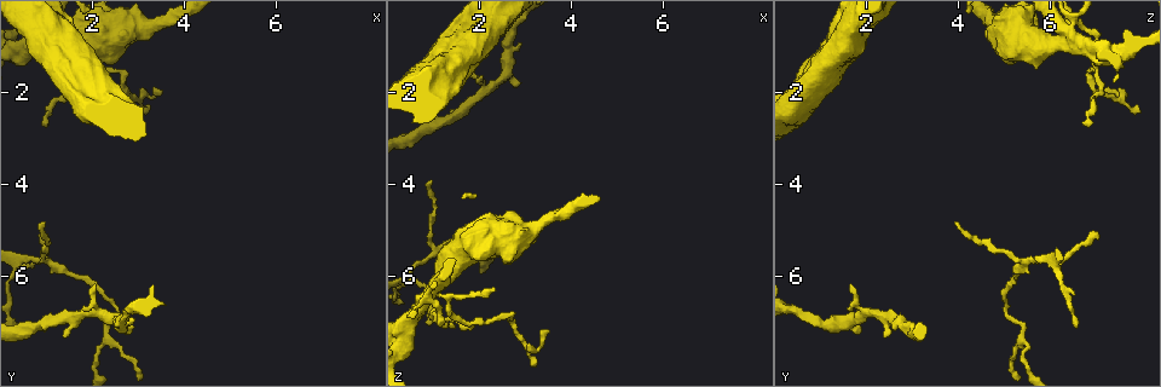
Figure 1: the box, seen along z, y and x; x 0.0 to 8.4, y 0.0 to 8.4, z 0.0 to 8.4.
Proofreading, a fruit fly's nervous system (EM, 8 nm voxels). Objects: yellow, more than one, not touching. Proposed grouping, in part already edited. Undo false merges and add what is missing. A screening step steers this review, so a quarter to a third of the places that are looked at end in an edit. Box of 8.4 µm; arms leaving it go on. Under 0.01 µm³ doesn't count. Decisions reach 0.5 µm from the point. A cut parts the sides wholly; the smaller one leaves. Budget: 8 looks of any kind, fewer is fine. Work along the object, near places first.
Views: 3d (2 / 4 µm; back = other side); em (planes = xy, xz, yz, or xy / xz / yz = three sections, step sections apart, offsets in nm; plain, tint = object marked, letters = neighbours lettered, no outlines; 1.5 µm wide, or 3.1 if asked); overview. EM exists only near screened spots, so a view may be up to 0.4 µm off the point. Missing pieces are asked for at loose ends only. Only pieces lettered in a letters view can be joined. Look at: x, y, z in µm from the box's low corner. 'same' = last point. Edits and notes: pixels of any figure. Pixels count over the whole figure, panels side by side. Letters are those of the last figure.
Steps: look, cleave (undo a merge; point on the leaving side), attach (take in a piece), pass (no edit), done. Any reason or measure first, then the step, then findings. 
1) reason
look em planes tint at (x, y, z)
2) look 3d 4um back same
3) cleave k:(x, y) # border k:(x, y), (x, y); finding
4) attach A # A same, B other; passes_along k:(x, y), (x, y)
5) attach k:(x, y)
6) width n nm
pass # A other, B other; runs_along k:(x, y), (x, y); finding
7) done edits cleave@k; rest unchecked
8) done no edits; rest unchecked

thin end
look 3d 2um at (1.00, 4.80, 3.95)

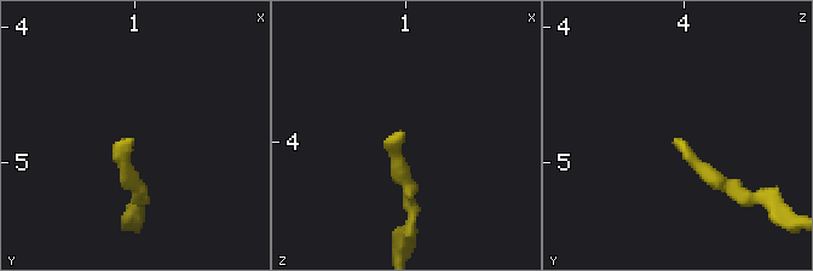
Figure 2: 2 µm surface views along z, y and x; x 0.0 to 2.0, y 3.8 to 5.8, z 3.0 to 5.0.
need the tissue
look em planes letters at (0.98, 4.82, 3.90)

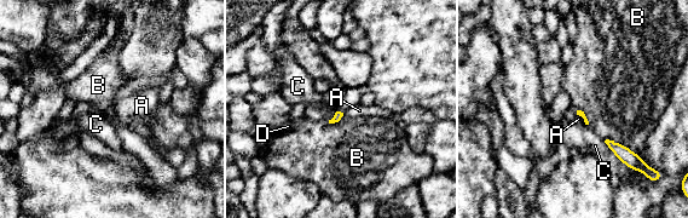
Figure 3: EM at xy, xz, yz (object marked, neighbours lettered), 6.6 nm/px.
longest_contact C 280 nm
pass # A other, B other, C other, D other; none of them fits

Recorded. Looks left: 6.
look 3d 4um at (1.00, 2.65, 6.80)

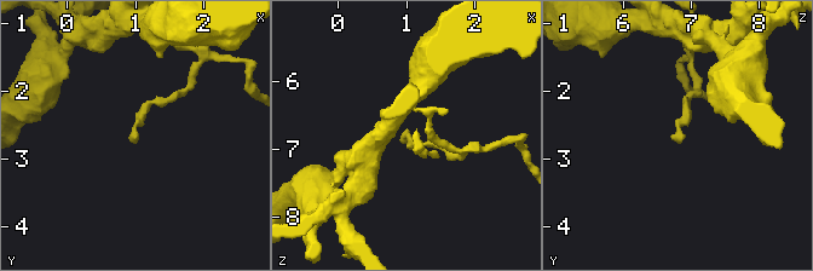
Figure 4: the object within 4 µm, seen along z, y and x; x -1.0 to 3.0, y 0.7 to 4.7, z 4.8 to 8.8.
now the EM
look em planes letters at (1.05, 2.75, 6.75)

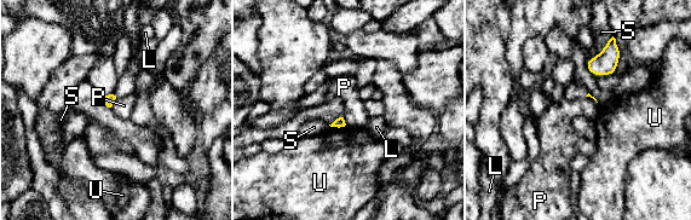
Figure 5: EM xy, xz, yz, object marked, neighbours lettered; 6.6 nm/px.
pass # L other, P other, S other, U other; border 5:(116, 97), (110, 106); no lettered piece goes on from it

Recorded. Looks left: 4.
look em xz step 4 tint at (1.10, 0.75, 6.35)

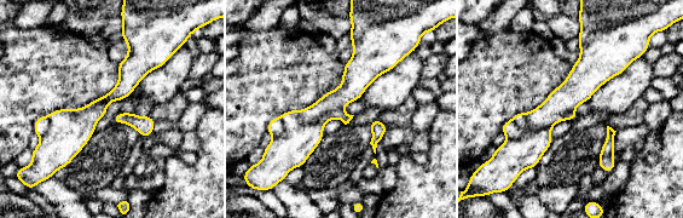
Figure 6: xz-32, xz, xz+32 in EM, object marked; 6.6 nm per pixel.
see the neighbours
look em xz step 4 letters same

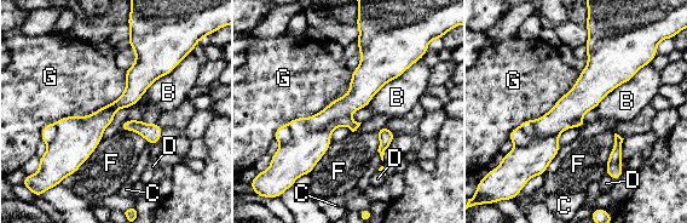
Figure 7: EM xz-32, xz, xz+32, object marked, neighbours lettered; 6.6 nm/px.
longest_contact G 750 nm
cleave 7:(306, 147) # B other, C other, D other, F other, G other; border 7:(347, 115), (321, 129), (305, 120); two neurons meet here

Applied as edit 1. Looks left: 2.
done edits cleave@7; rest unchecked

